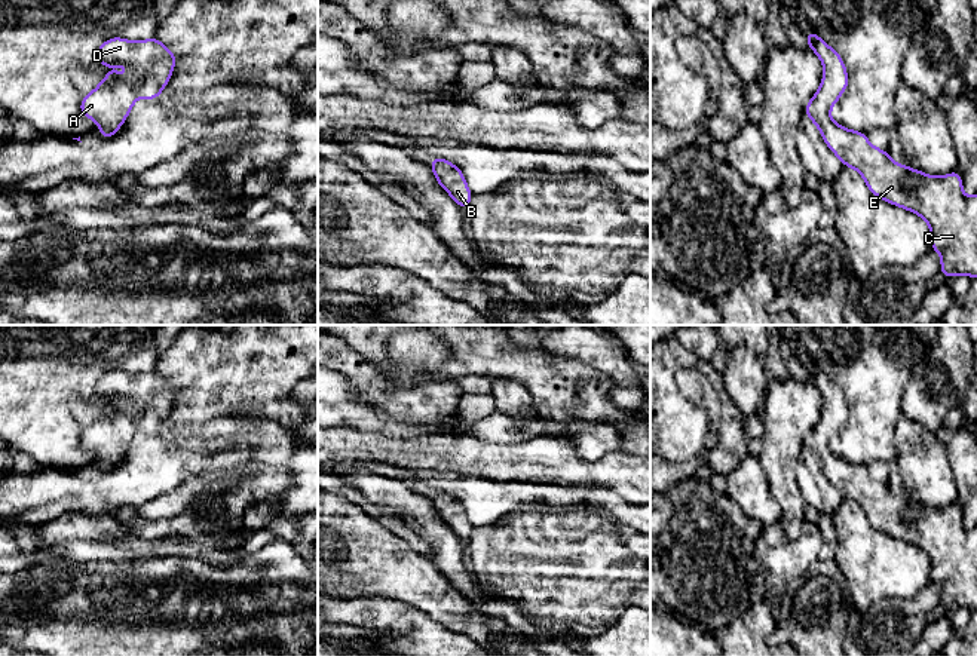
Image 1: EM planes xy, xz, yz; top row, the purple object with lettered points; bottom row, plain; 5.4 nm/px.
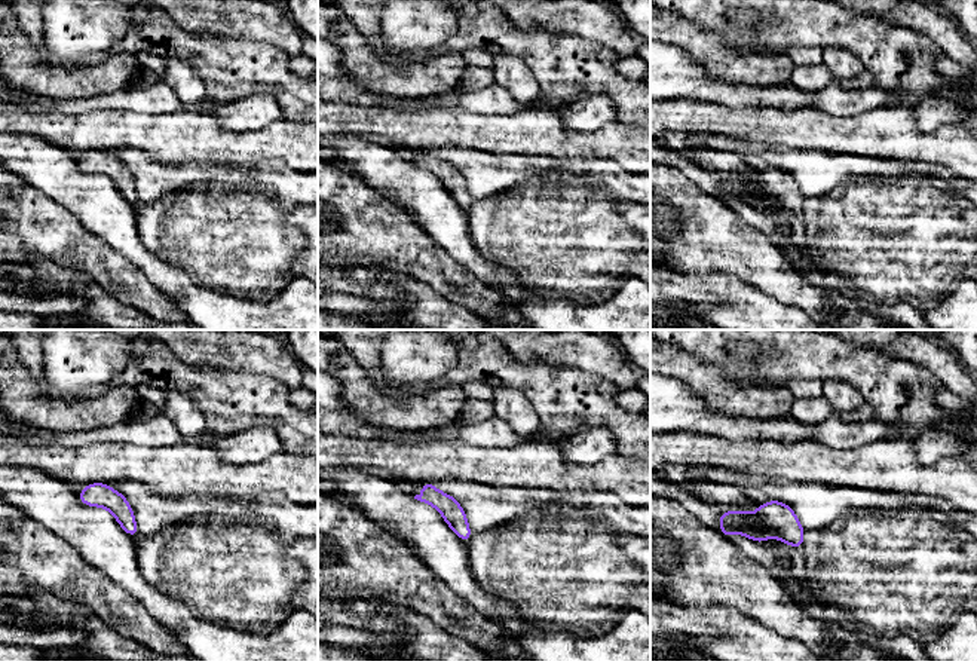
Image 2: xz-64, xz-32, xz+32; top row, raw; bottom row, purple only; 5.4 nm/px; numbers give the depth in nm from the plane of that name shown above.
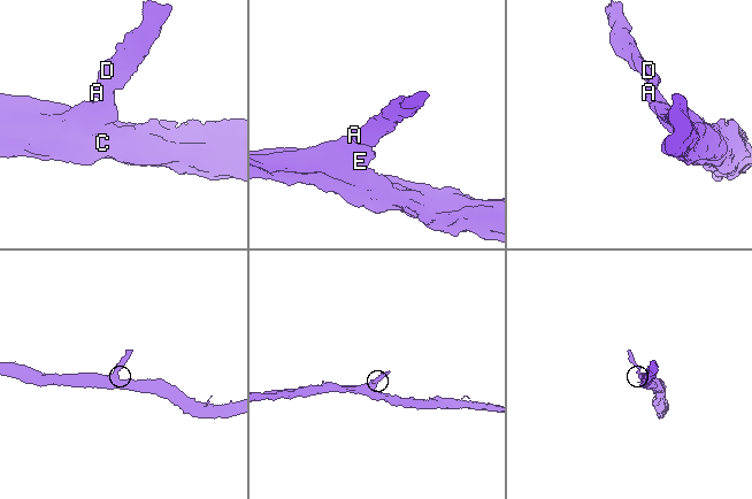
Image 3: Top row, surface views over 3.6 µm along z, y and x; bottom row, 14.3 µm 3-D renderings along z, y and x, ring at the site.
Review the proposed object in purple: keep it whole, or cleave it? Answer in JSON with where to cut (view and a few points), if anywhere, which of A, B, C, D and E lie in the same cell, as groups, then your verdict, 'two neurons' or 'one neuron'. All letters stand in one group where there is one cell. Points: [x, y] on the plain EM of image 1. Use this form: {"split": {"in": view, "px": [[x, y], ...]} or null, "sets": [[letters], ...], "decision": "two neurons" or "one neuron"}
{"split": null, "sets": [["A", "B", "C", "D", "E"]], "decision": "one neuron"}

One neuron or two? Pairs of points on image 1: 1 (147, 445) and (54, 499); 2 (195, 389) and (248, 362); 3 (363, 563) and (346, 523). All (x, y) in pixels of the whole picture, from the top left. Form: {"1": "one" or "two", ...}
{"1": "one", "2": "one", "3": "one"}

